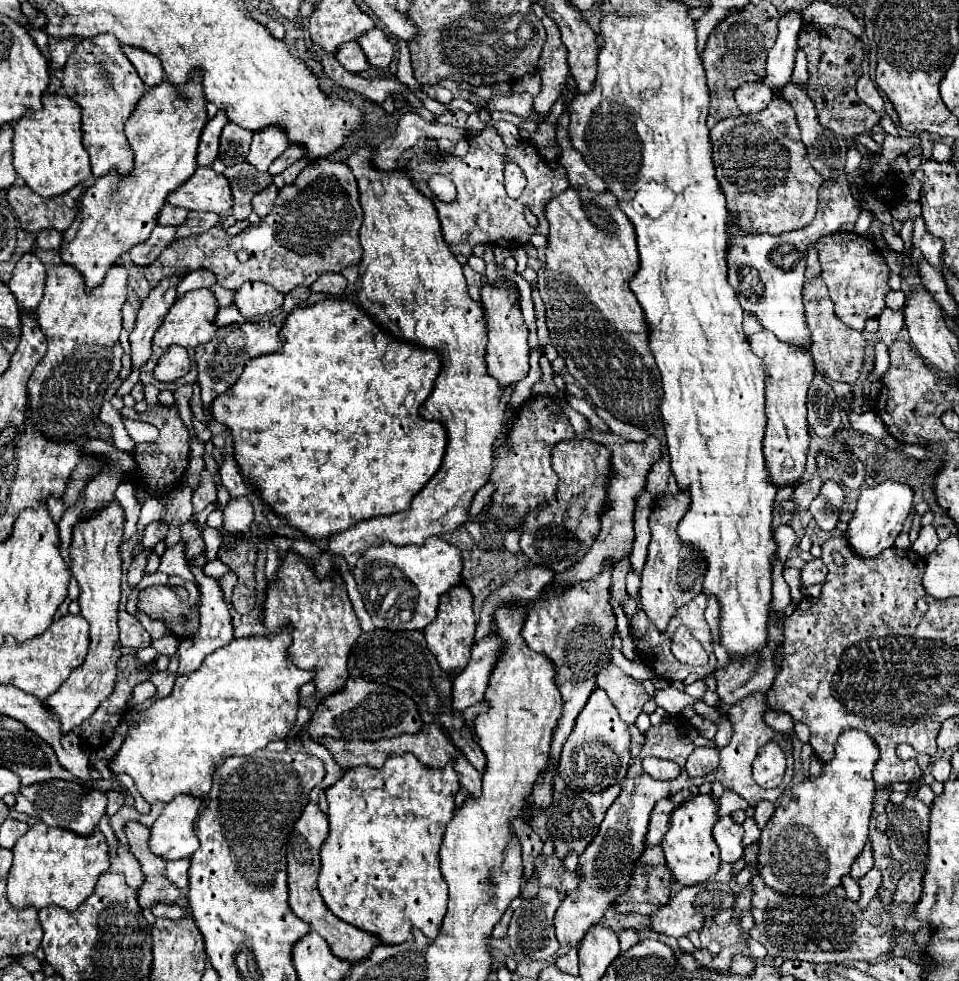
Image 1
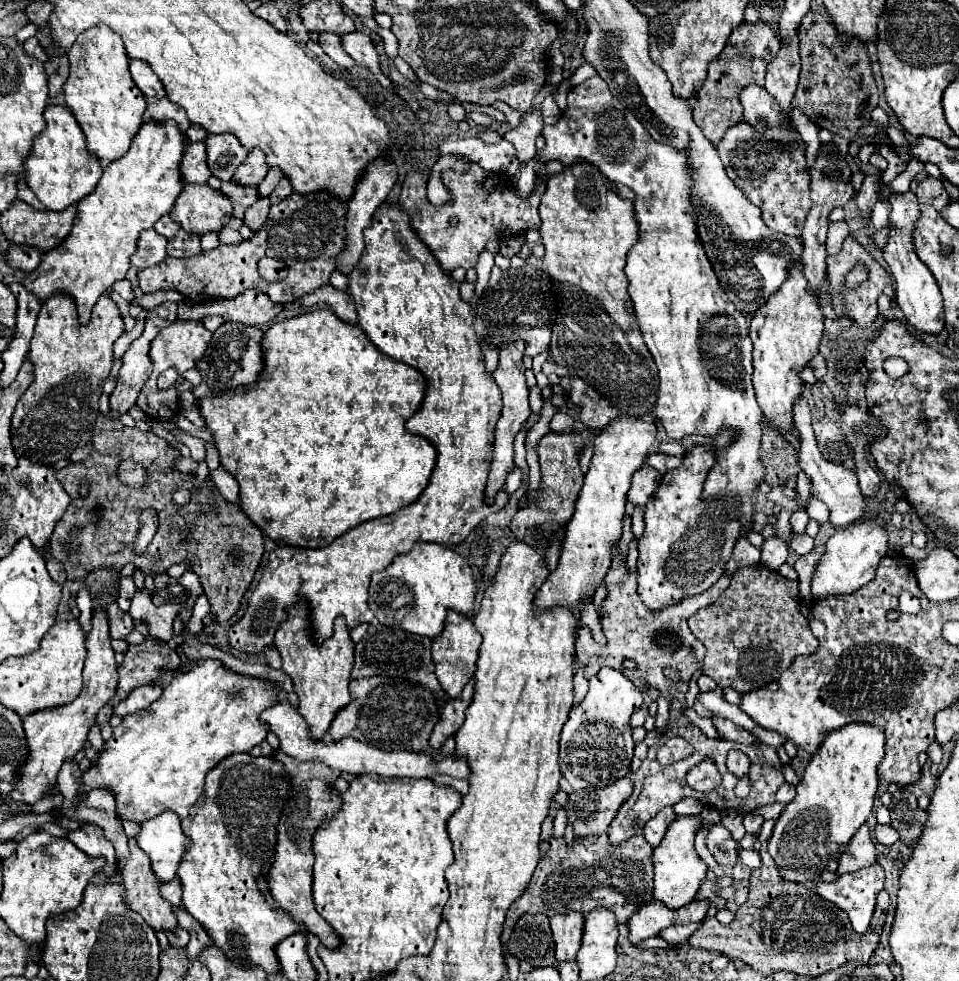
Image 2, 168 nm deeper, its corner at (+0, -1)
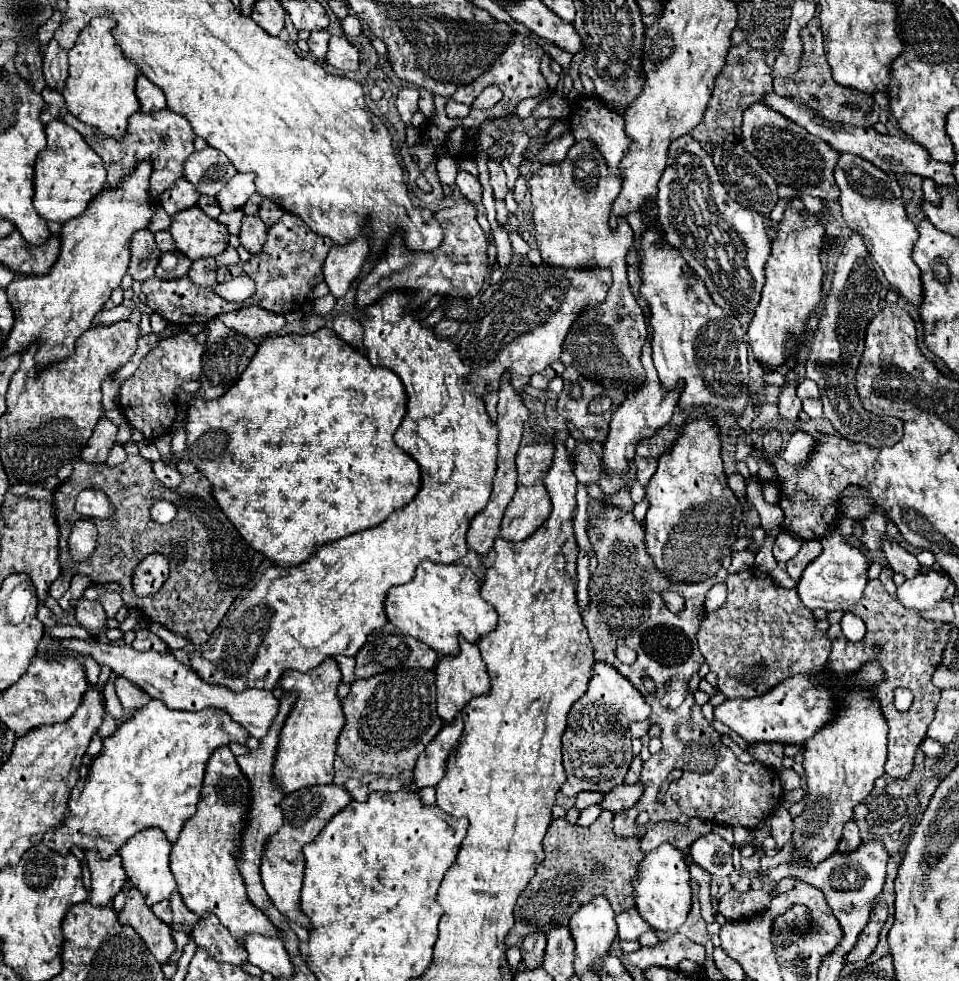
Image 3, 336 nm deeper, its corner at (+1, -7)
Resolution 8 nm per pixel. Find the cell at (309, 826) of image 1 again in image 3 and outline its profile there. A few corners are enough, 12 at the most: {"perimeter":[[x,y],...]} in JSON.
{"perimeter":[[337,785],[283,797],[283,825],[263,853],[273,905],[301,927],[303,847],[351,803]]}

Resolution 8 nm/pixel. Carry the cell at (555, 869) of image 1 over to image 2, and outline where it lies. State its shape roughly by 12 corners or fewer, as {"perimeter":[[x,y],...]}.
{"perimeter":[[642,835],[540,841],[540,863],[506,915],[608,907],[626,923],[652,901]]}

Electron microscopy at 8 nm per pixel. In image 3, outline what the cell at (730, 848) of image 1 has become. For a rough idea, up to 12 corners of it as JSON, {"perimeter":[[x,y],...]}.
{"perimeter":[[707,833],[691,845],[691,857],[713,877],[733,871],[733,847]]}

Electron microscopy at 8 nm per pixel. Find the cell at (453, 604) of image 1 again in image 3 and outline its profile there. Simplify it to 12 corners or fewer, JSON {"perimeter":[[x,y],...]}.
{"perimeter":[[477,645],[437,661],[437,711],[443,721],[491,689]]}

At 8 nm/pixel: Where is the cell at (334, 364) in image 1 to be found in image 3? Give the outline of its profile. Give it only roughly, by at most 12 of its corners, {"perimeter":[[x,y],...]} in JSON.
{"perimeter":[[333,329],[267,337],[187,459],[275,565],[421,489],[407,393]]}

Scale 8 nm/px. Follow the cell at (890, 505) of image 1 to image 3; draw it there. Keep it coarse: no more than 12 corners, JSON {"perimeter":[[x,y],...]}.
{"perimeter":[[839,531],[819,539],[803,571],[809,609],[847,611],[867,585],[869,559]]}

